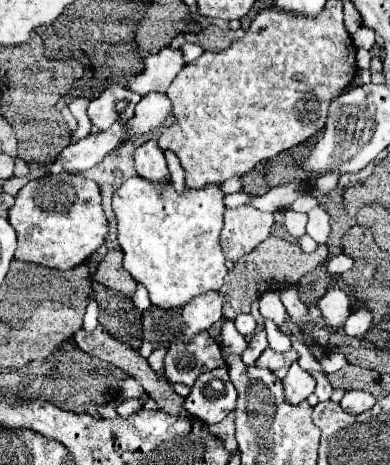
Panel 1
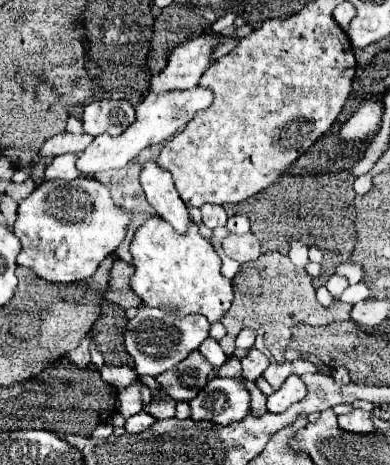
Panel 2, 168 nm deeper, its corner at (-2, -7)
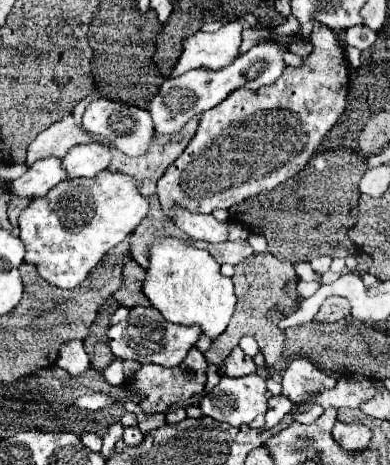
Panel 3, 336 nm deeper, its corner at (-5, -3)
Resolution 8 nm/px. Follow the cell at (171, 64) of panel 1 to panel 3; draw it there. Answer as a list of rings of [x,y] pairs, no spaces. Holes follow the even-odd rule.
[[[231,20],[223,24],[217,32],[205,34],[197,32],[189,36],[183,44],[183,54],[171,72],[171,78],[181,76],[195,68],[223,68],[235,60],[241,46],[241,24]]]

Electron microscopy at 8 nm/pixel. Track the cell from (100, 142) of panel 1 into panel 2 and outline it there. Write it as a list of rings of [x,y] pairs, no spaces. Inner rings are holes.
[[[62,154],[62,156],[56,156],[50,166],[46,168],[46,178],[48,180],[74,180],[78,178],[80,172],[76,168],[76,154]]]

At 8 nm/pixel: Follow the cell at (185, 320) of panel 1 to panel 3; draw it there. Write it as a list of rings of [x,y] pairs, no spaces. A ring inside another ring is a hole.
[[[135,306],[129,310],[127,320],[115,324],[107,332],[107,344],[117,360],[135,360],[139,364],[159,364],[165,368],[179,366],[189,348],[201,336],[197,326],[179,326],[167,322],[155,308]]]

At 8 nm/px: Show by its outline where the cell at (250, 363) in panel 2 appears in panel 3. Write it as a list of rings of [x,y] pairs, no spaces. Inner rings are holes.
[[[239,346],[231,350],[231,354],[225,358],[225,376],[229,378],[239,378],[255,372],[255,362],[251,356],[247,356]]]

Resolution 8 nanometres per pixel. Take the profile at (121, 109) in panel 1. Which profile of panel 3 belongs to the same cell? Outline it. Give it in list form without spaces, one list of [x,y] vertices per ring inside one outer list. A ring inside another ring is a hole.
[[[99,98],[95,102],[91,102],[83,114],[83,128],[95,136],[99,136],[103,142],[107,142],[109,146],[121,150],[127,156],[141,156],[149,150],[151,140],[155,138],[155,130],[153,130],[153,120],[149,116],[147,110],[141,110],[137,106],[129,106],[123,102],[113,102],[107,98]]]

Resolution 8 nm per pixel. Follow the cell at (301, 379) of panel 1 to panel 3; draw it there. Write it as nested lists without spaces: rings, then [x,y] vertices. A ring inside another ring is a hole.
[[[273,396],[273,398],[269,398],[269,406],[267,406],[263,430],[275,428],[283,420],[283,416],[291,410],[291,406],[293,404],[291,404],[291,400],[287,396]]]

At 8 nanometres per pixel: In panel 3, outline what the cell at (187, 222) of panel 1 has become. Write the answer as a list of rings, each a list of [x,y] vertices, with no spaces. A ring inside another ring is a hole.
[[[161,238],[161,240],[157,240],[151,246],[149,262],[151,262],[151,266],[149,266],[147,278],[143,282],[143,292],[149,298],[151,306],[157,308],[169,322],[183,324],[183,326],[197,324],[201,328],[201,334],[205,334],[211,340],[215,340],[227,328],[227,324],[231,320],[231,314],[235,310],[235,294],[233,294],[233,282],[231,282],[231,278],[221,276],[219,264],[213,260],[213,256],[207,250],[191,248],[185,240],[179,240],[179,238]]]

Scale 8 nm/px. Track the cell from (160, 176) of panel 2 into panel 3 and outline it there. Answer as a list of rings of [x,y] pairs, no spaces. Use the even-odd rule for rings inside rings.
[[[175,208],[175,224],[193,240],[205,240],[205,242],[229,240],[227,224],[217,222],[211,214],[193,214],[183,208]]]

